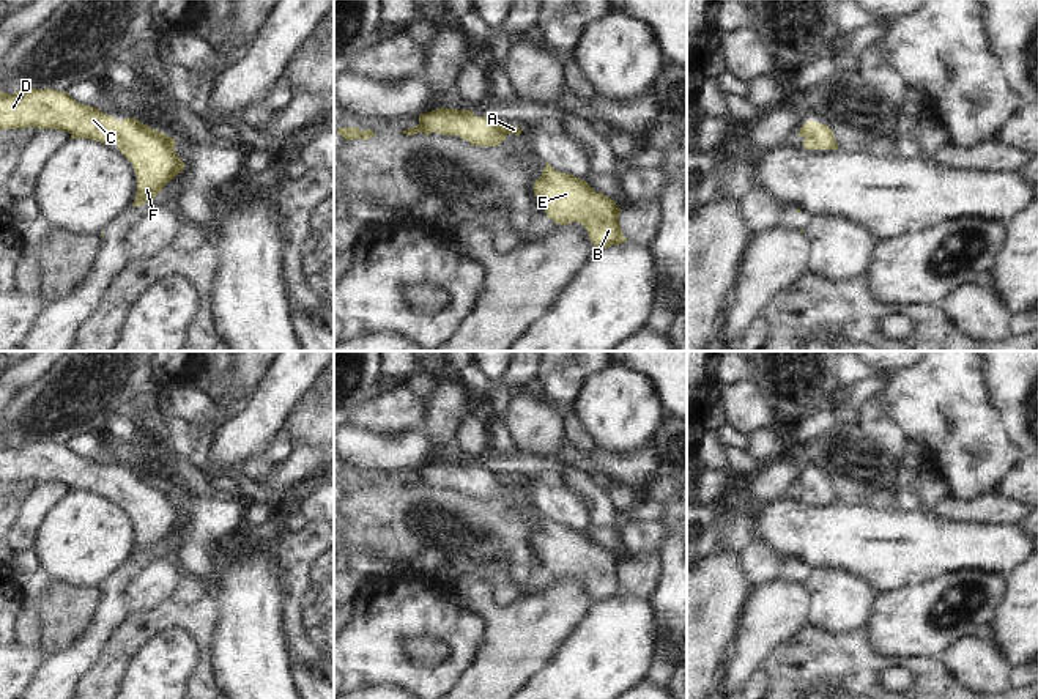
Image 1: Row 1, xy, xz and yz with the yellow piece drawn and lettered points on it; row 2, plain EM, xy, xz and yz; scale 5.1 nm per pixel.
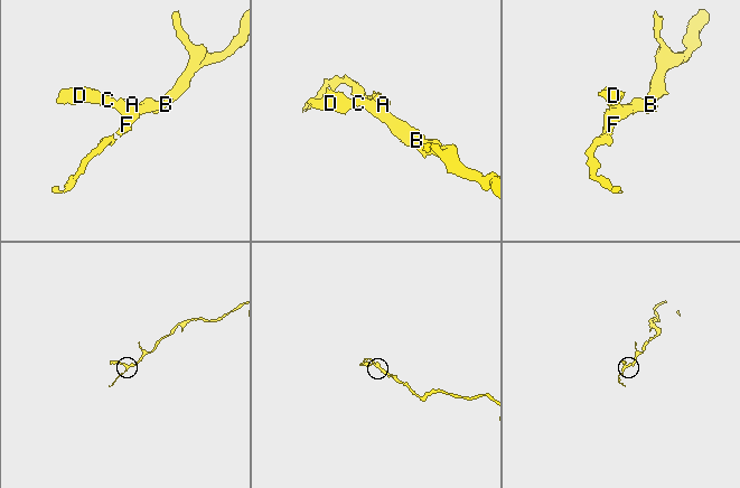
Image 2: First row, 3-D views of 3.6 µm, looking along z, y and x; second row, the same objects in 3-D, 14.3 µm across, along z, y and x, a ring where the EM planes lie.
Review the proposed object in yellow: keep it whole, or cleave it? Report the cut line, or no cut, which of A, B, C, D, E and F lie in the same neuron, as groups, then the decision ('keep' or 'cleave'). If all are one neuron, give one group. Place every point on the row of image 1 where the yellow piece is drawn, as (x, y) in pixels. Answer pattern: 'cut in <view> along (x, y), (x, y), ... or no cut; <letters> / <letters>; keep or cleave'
no cut; A B C D E F; keep

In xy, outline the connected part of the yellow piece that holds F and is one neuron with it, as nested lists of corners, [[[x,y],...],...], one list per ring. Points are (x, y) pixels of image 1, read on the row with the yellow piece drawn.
[[[52,88],[19,90],[13,94],[0,91],[0,131],[30,126],[117,145],[137,175],[132,206],[154,198],[186,167],[175,151],[175,139],[135,118],[120,123],[96,107],[79,104],[66,91]]]

